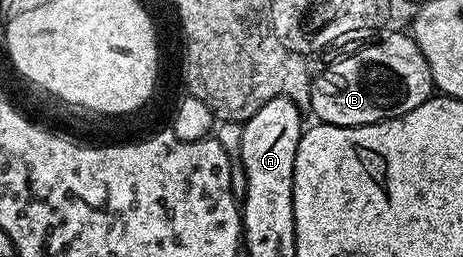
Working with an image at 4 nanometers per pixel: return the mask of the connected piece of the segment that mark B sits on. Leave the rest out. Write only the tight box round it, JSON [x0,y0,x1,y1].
[308,33,433,126]

